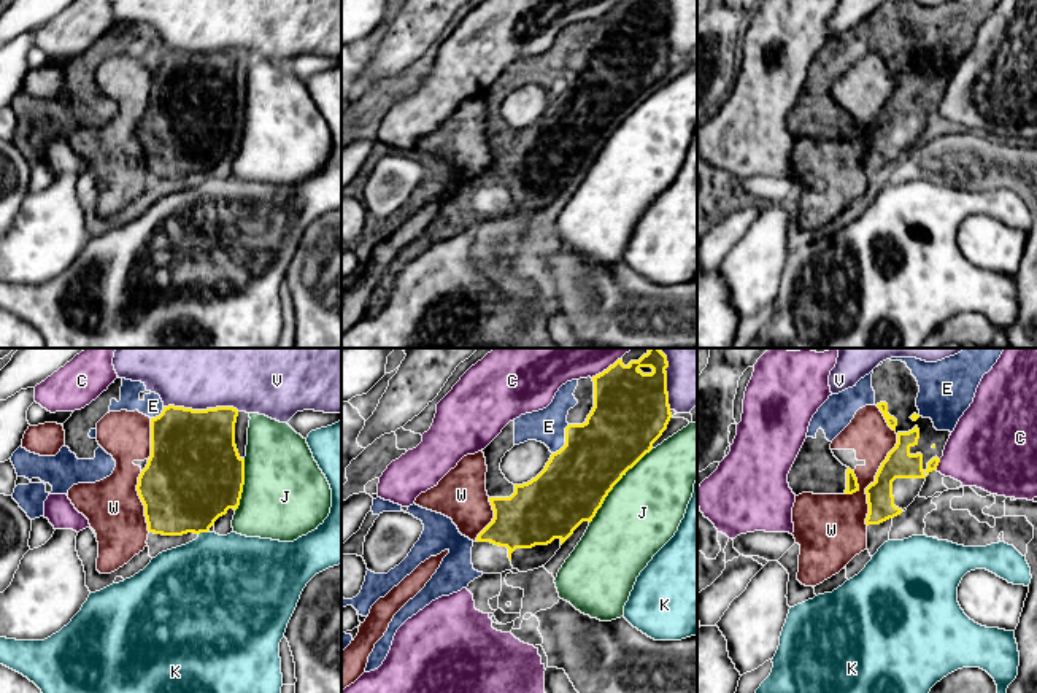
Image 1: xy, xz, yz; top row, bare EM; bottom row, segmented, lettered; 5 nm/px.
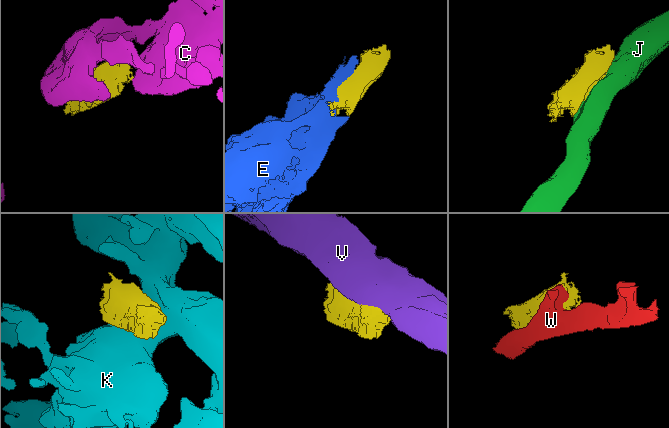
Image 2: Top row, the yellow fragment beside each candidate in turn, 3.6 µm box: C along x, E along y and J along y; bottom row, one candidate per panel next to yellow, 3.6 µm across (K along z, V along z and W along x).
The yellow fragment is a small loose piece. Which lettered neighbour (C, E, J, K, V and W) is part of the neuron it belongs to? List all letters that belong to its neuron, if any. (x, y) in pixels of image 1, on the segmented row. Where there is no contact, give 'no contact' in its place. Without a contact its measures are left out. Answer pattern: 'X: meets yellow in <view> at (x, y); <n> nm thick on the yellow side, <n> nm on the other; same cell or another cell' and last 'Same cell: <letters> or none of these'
C: meets yellow in xz at (607, 369); 380 nm thick on the yellow side, 340 nm on the other; another cell
E: meets yellow in xz at (566, 441); 340 nm thick on the yellow side, 180 nm on the other; same cell
J: meets yellow in xz at (615, 483); 340 nm thick on the yellow side, 380 nm on the other; another cell
K: meets yellow in xy at (204, 531); 460 nm thick on the yellow side, 460 nm on the other; another cell
V: meets yellow in xy at (202, 410); 440 nm thick on the yellow side, 480 nm on the other; another cell
W: meets yellow in yz at (875, 480); 150 nm thick on the yellow side, 240 nm on the other; another cell
Same cell: E

